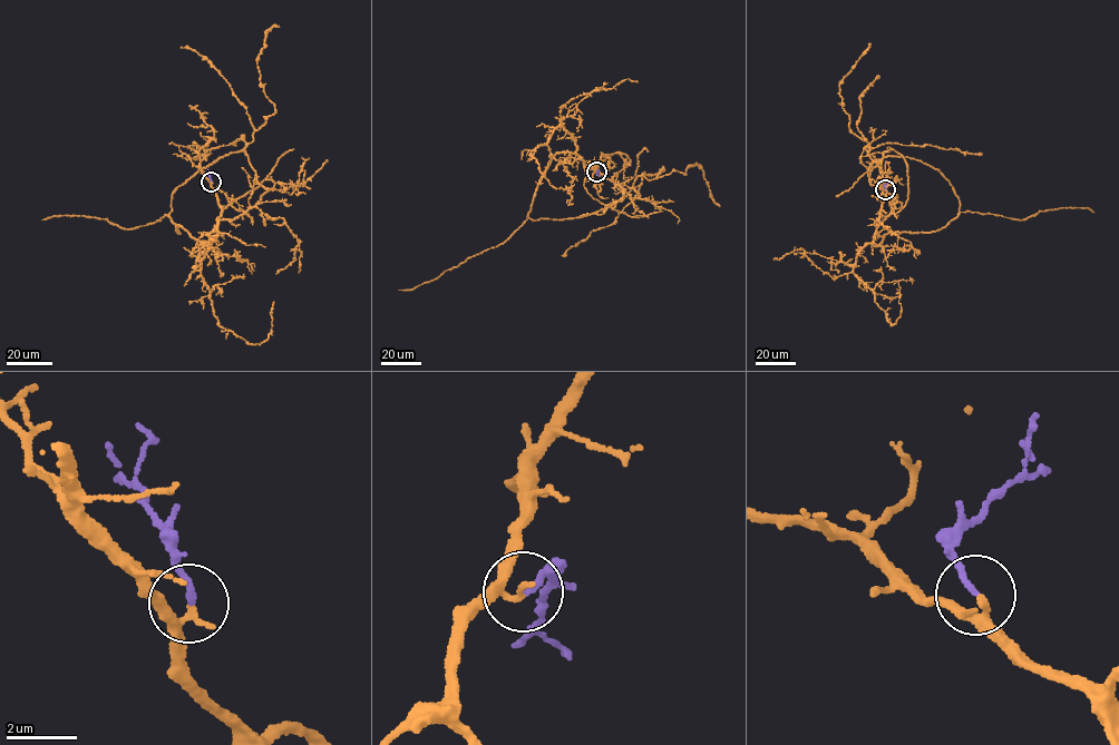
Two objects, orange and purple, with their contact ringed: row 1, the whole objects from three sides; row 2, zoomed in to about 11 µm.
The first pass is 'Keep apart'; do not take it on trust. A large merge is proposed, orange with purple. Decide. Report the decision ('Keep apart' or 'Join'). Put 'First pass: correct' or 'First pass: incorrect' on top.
First pass: incorrect
Join

